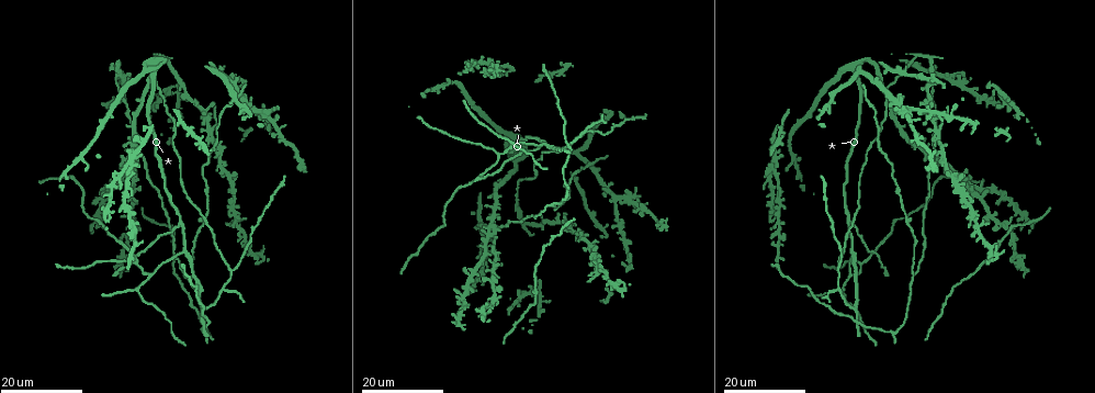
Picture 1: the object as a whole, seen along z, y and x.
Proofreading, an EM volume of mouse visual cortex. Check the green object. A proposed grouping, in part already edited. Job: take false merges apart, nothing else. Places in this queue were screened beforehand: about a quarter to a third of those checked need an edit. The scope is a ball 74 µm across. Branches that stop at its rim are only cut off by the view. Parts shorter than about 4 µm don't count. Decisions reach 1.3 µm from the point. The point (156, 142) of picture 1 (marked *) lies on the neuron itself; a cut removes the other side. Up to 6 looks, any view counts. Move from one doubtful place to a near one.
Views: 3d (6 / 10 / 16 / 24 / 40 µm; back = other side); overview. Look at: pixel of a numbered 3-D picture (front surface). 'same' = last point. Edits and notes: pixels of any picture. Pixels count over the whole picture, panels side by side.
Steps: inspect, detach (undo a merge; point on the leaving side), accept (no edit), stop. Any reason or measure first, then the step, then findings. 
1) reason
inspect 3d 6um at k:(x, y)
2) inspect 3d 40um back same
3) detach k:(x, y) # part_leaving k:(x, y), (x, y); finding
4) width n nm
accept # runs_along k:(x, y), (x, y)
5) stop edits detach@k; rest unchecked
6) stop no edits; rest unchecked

a fork
inspect 3d 24um at 1:(546, 144)

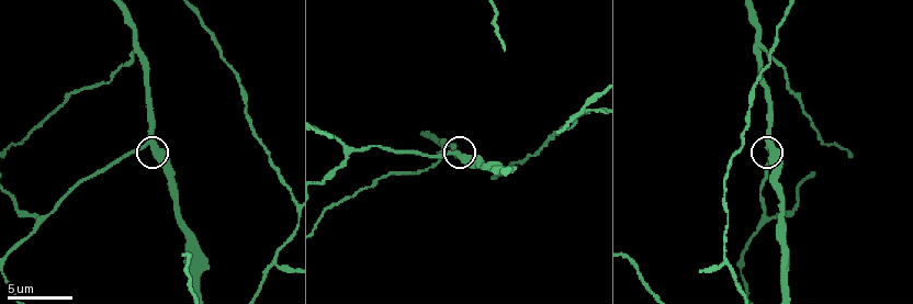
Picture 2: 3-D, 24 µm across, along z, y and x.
closer look
inspect 3d 10um at 2:(146, 145)

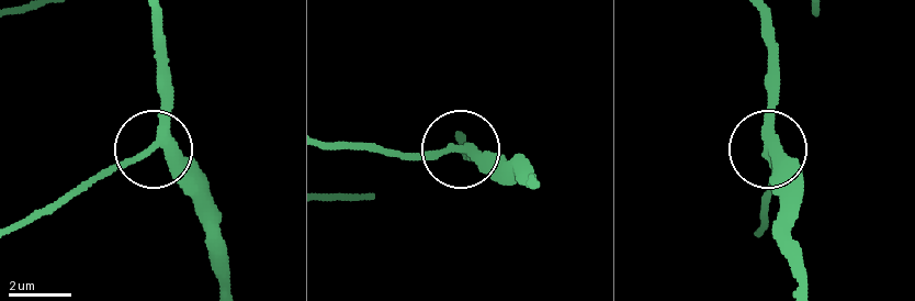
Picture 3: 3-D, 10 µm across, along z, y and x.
inspect 3d 6um at 3:(158, 144)

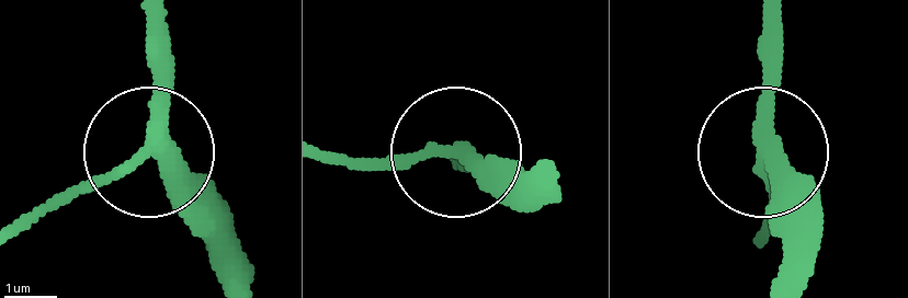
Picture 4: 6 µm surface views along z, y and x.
side_arm 69 um
accept # all the same neuron

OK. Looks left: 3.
side arm on a straight run
inspect 3d 6um at 2:(580, 110)

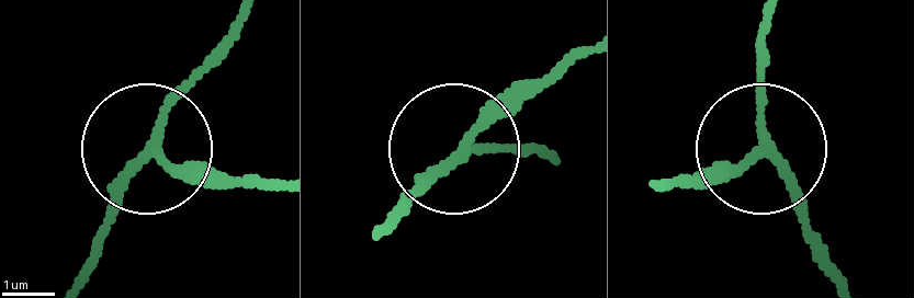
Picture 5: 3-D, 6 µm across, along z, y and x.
width 170 nm
accept # runs_along 5:(74, 283), (113, 191), (144, 156), (257, 186); continuous, no second neuron

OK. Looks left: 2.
three-way junction
inspect 3d 6um at 2:(771, 217)

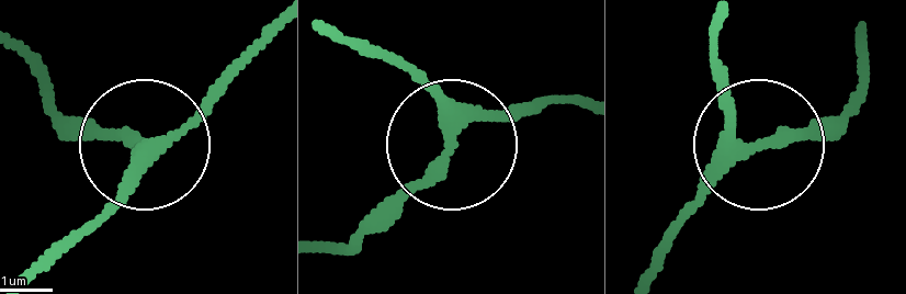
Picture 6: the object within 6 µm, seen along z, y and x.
arms 3
accept # runs_along 6:(272, 37), (154, 138), (67, 242); continuous, no second neuron

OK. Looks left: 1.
stop no edits; rest unchecked

